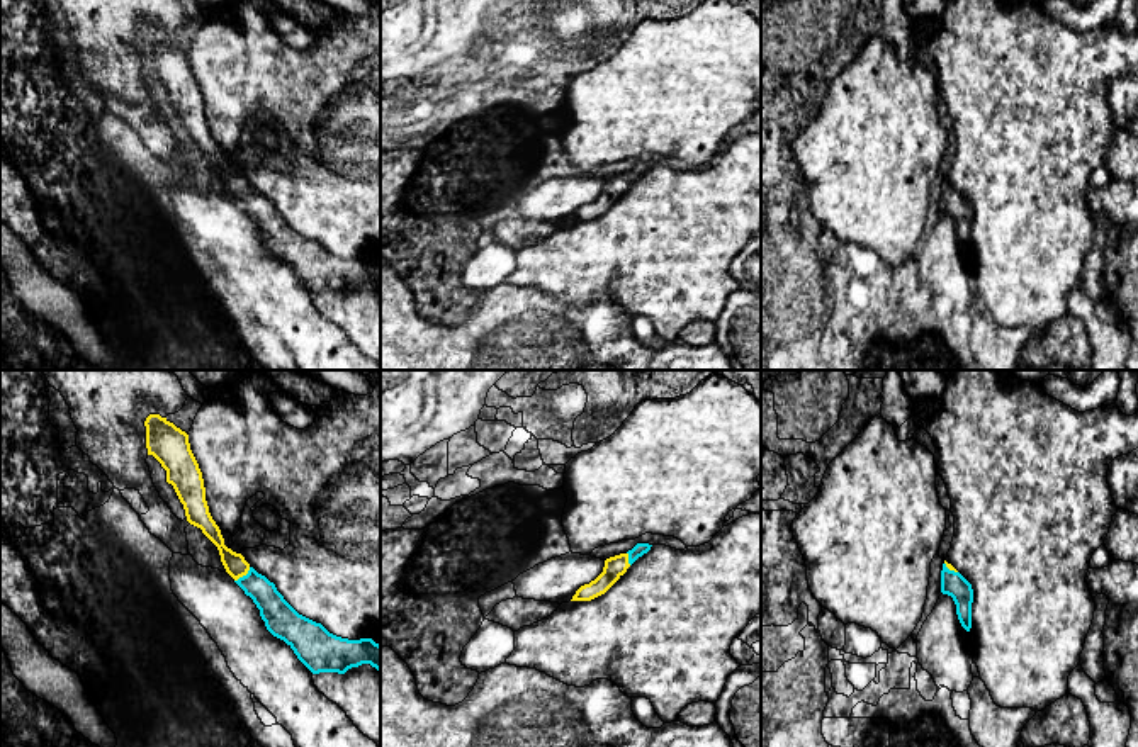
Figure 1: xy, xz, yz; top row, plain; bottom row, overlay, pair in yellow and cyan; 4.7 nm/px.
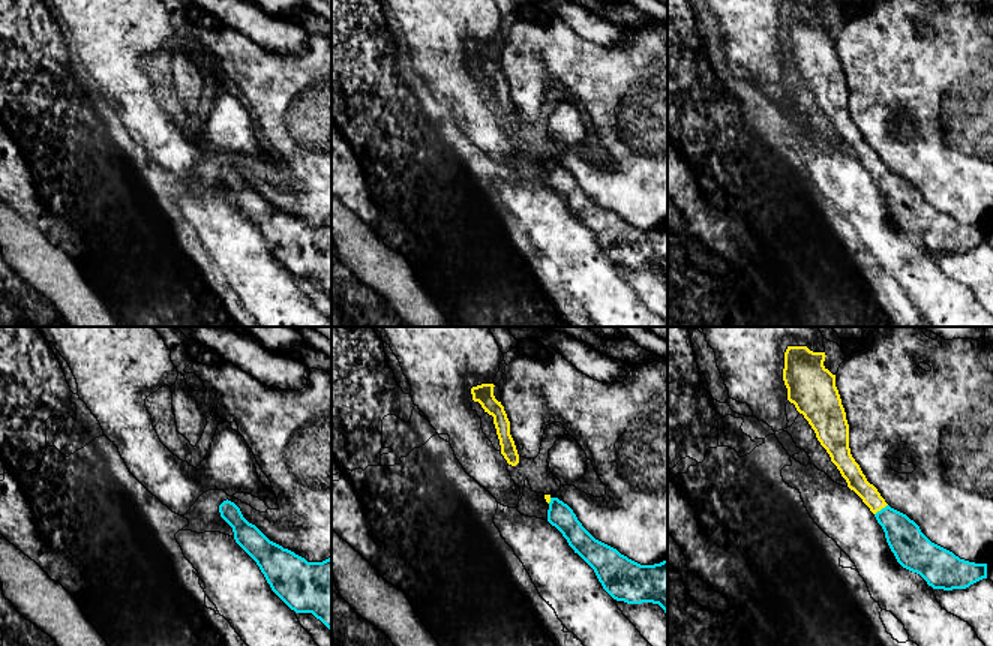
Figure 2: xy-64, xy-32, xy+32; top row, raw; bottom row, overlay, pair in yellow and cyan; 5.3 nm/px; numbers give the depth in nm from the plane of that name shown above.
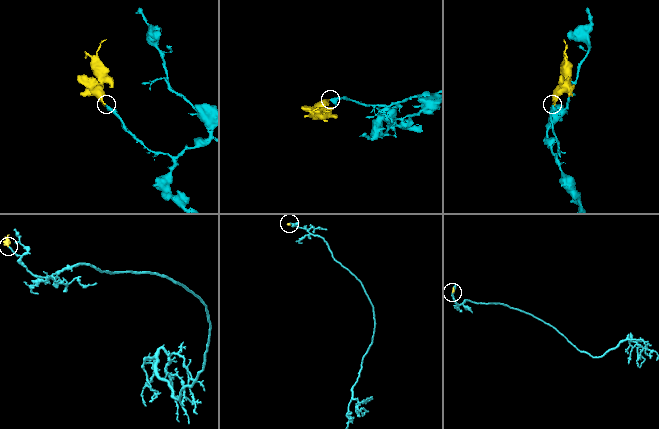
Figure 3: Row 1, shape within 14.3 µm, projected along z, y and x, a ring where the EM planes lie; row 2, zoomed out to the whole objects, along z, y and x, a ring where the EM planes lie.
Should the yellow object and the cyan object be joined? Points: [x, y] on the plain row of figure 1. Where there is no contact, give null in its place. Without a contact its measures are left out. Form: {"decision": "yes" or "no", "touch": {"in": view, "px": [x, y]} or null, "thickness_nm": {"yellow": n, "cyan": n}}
{"decision": "yes", "touch": {"in": "xy", "px": [243, 194]}, "thickness_nm": {"yellow": 110, "cyan": 150}}

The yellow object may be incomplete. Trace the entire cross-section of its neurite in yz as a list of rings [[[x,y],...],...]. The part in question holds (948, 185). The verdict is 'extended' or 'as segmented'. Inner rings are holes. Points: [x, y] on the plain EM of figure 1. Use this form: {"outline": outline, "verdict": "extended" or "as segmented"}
{"outline": [[[946,180],[941,190],[941,212],[953,217],[958,239],[961,246],[970,251],[973,222],[972,204]]], "verdict": "extended"}

